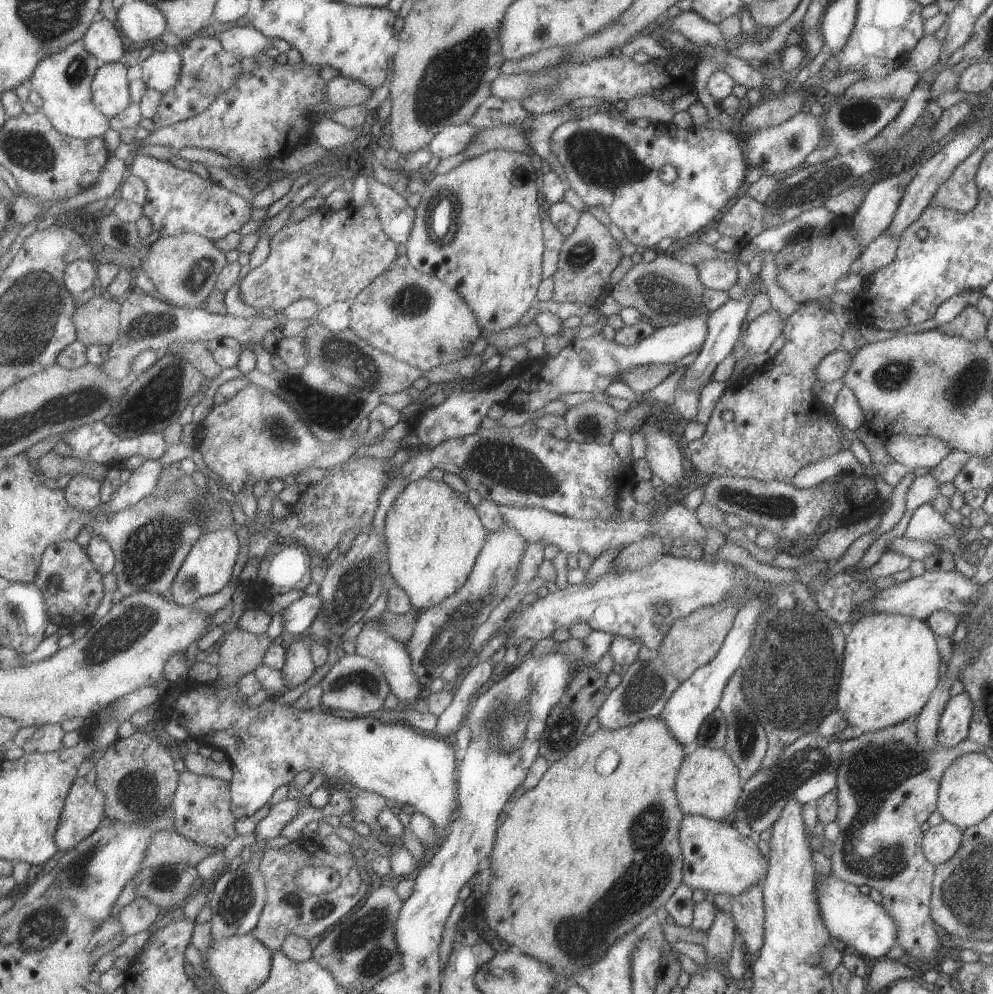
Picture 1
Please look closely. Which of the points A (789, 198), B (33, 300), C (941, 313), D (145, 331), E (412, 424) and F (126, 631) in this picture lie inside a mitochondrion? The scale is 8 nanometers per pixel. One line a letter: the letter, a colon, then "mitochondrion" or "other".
A: mitochondrion
B: mitochondrion
C: other
D: mitochondrion
E: other
F: mitochondrion

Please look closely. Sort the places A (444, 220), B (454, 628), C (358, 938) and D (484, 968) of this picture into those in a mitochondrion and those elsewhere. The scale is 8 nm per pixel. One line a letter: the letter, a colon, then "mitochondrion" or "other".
A: mitochondrion
B: mitochondrion
C: mitochondrion
D: other

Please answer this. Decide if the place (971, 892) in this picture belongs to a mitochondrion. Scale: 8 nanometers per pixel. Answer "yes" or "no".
yes

